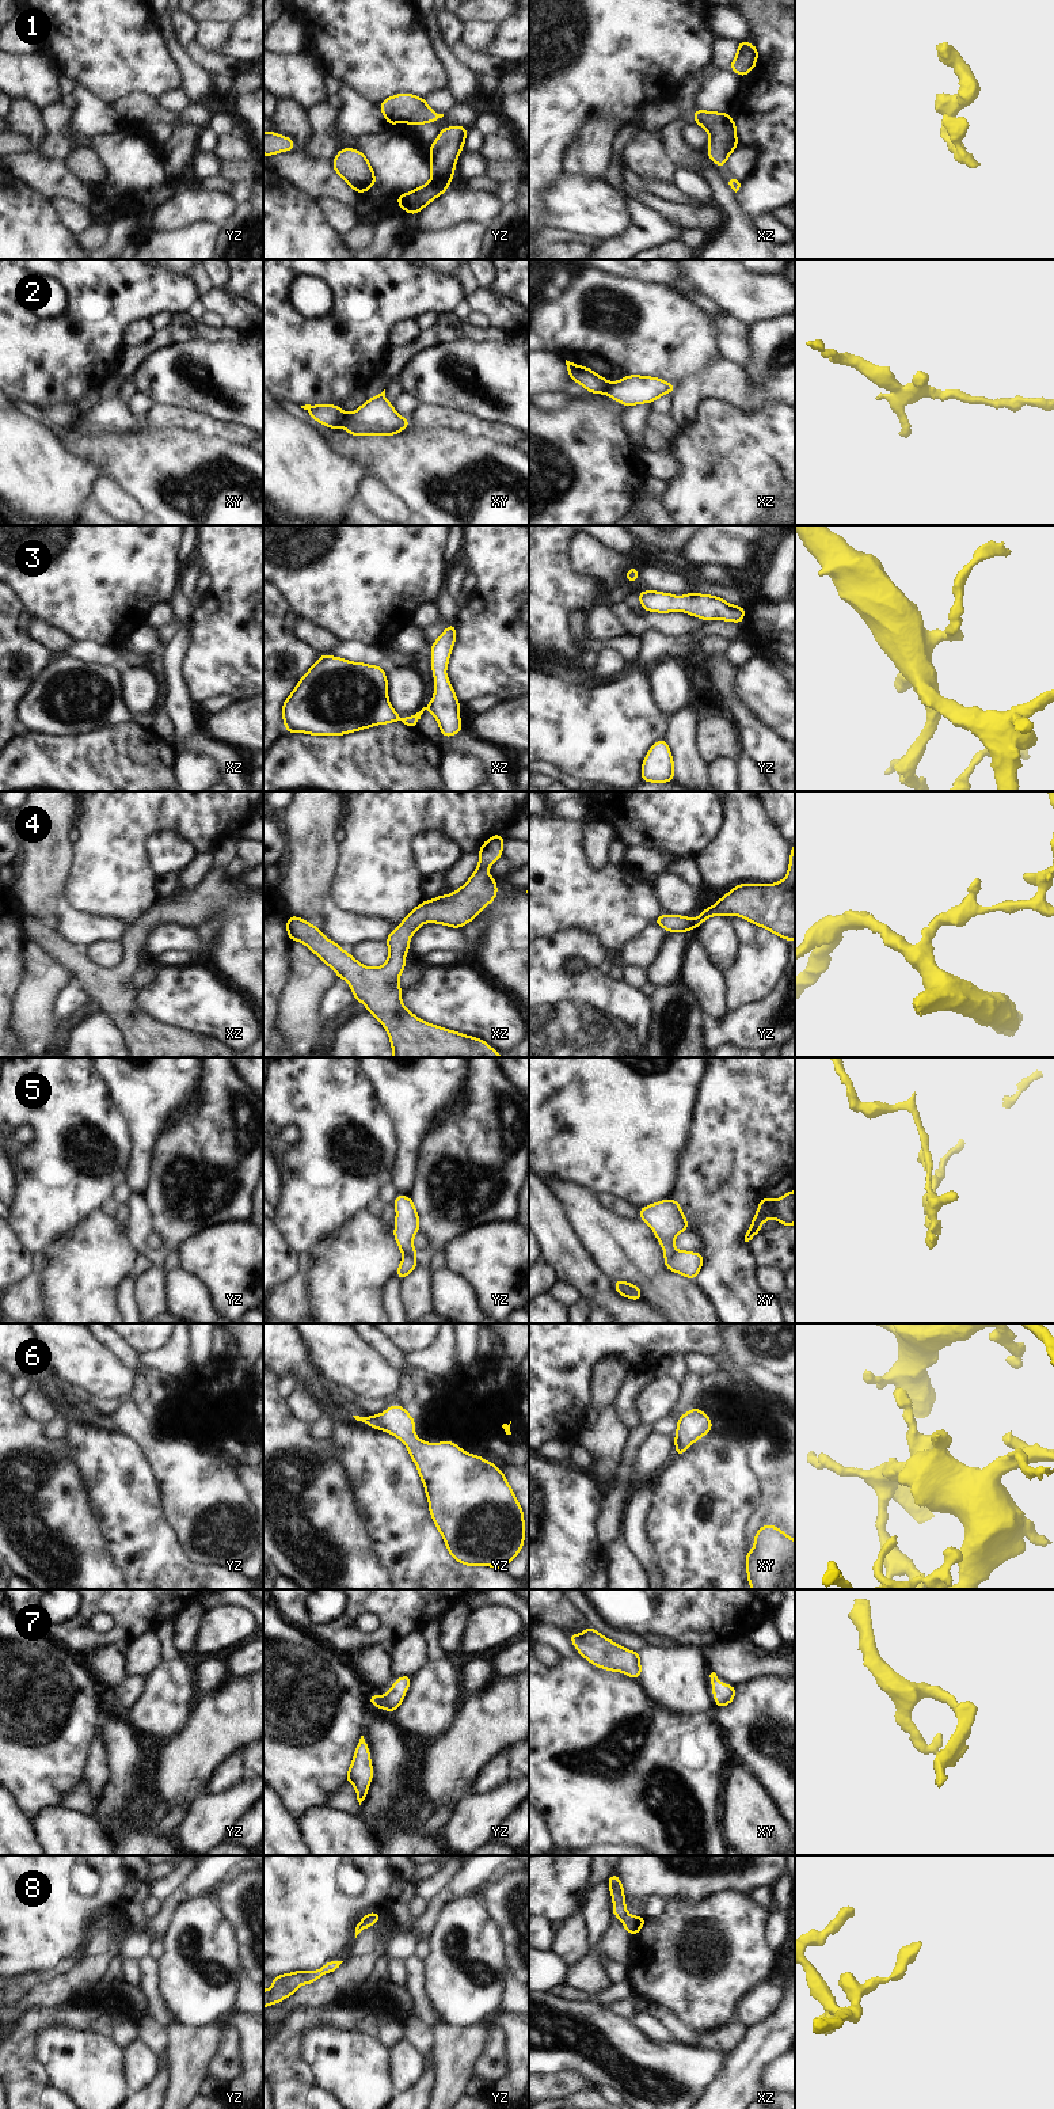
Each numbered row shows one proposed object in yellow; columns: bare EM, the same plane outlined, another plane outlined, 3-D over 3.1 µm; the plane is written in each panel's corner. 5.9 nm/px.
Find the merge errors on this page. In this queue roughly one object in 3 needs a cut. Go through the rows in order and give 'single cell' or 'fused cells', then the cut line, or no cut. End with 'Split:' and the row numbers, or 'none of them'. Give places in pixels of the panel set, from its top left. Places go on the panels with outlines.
1: single cell | no cut
2: fused cells | xy (346, 414), (334, 428)
3: single cell | no cut
4: single cell | no cut
5: fused cells | yz (403, 1254), (414, 1257)
6: single cell | no cut
7: single cell | no cut
8: single cell | no cut
Split: 2, 5

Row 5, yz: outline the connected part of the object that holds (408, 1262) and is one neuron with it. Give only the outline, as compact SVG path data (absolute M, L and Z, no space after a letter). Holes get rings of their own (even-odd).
M403 1255L402 1262L396 1270L396 1277L403 1280L406 1276L408 1276L415 1268L418 1266L418 1262L415 1257L412 1255Z

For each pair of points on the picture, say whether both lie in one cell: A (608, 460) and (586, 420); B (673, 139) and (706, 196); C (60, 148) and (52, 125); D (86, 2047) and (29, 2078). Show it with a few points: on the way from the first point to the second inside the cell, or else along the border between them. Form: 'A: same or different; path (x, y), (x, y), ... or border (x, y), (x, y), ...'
A: same; path (598, 451), (588, 440), (588, 429)
B: different; border (693, 173), (697, 175)
C: same; path (56, 143), (53, 130)
D: different; border (30, 2041), (30, 2049), (50, 2083)

